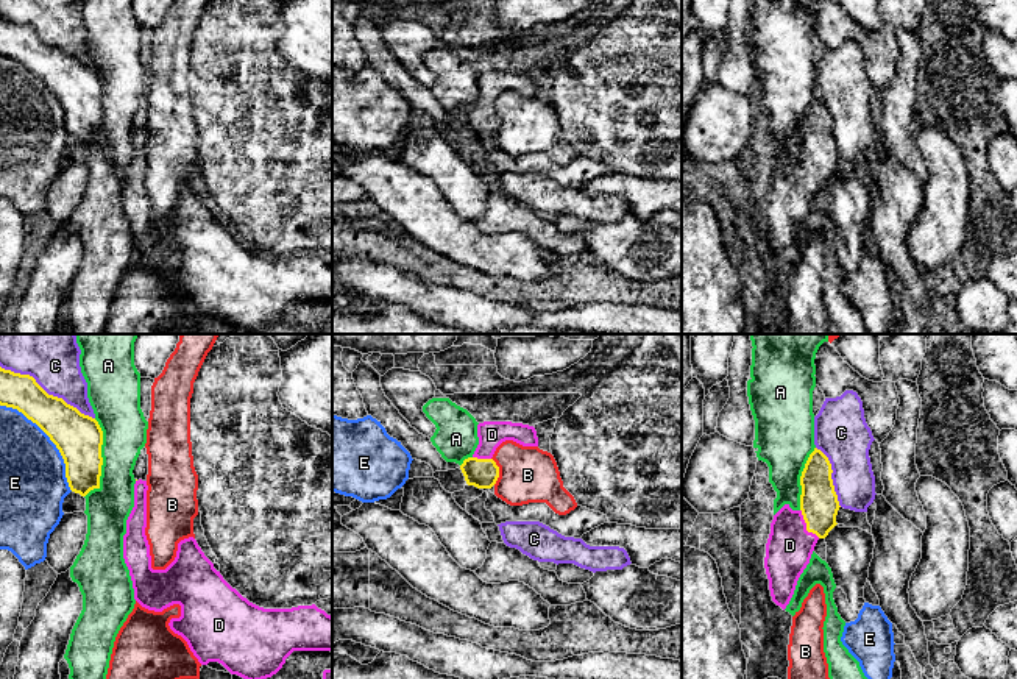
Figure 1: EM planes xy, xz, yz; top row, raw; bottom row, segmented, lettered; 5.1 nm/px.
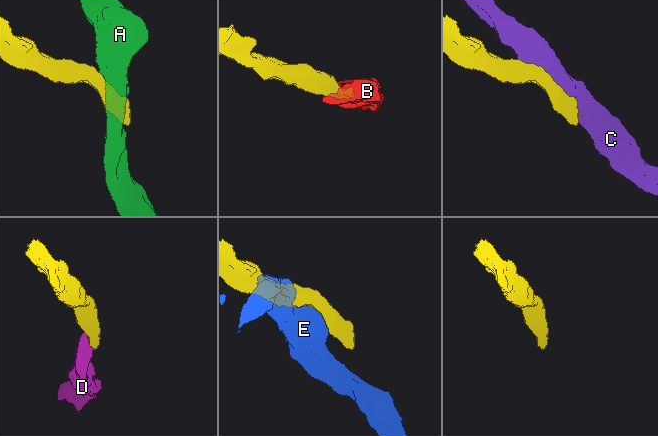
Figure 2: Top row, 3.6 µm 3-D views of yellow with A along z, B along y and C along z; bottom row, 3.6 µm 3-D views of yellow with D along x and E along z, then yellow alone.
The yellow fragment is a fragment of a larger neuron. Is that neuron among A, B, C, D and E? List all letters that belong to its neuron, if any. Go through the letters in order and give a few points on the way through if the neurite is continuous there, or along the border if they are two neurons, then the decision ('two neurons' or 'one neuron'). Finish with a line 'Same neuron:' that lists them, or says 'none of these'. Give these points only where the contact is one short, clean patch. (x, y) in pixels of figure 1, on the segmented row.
A: two neurons
B: border xz (492, 458), (498, 467), (495, 484); two neurons
C: two neurons
D: way yz (819, 504), (818, 515), (807, 526), (790, 545); one neuron
E: two neurons
Same neuron: D

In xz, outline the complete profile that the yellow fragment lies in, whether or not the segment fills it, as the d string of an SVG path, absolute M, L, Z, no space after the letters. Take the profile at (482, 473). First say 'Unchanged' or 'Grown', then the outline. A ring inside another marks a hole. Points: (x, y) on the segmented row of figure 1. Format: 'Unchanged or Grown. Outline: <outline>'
Grown. Outline: M484 421L477 425L479 445L474 454L463 460L460 470L468 485L491 489L499 478L499 467L491 459L496 448L513 440L523 446L538 446L533 426L512 421Z

